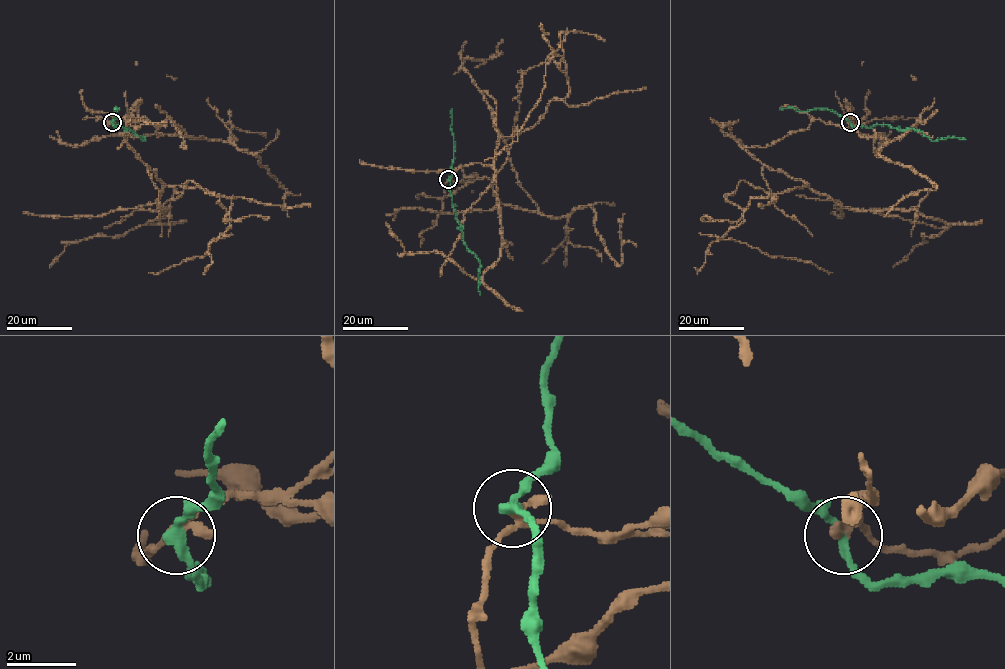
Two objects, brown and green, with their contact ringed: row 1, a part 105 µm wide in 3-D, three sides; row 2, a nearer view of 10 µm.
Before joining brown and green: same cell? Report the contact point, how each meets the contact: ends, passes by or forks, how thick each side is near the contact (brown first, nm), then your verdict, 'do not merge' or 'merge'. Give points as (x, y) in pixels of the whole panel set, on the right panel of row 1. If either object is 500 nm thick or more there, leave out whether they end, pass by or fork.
at (850, 122); brown forks there; green passes by; 190 nm thick on the brown side, 280 nm on the other; do not merge

